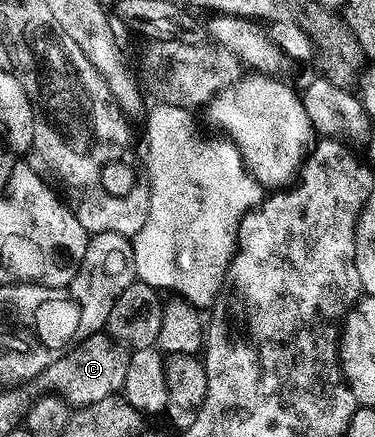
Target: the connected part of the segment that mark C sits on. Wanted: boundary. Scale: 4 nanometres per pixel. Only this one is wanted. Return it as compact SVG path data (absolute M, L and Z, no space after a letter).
M100 331L92 337L86 337L82 343L74 346L59 360L52 361L44 368L37 378L40 390L48 394L62 398L62 401L72 410L84 409L89 403L93 403L99 397L112 396L127 377L127 346L107 336Z

